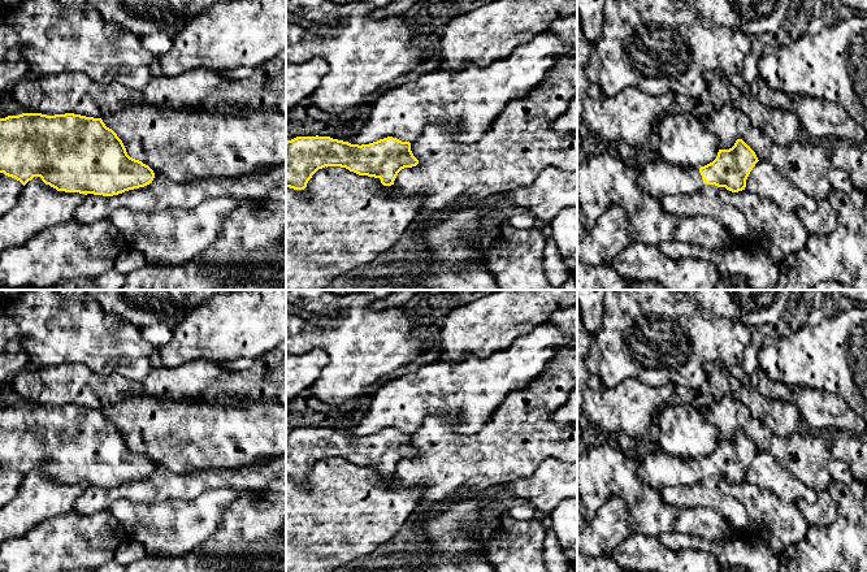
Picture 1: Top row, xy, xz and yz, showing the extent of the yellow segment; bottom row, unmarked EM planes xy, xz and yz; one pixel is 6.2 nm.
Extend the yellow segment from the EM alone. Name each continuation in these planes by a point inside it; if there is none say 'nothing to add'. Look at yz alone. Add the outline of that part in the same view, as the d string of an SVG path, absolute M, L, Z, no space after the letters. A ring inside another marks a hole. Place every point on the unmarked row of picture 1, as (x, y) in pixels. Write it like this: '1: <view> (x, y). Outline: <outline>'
1: yz (660, 469). Outline: M653 447L646 458L637 458L637 473L659 490L664 486L693 485L705 476L699 460L677 458Z

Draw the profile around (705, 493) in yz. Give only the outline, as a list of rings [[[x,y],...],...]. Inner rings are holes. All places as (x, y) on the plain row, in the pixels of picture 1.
[[[705,474],[697,484],[664,486],[663,500],[676,507],[705,507],[718,512],[733,529],[751,532],[745,507],[719,491],[718,477]]]

